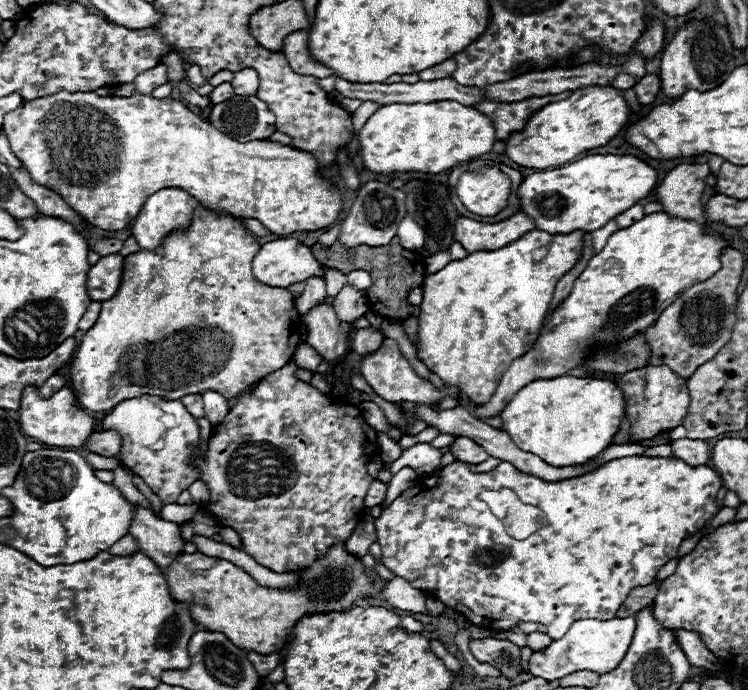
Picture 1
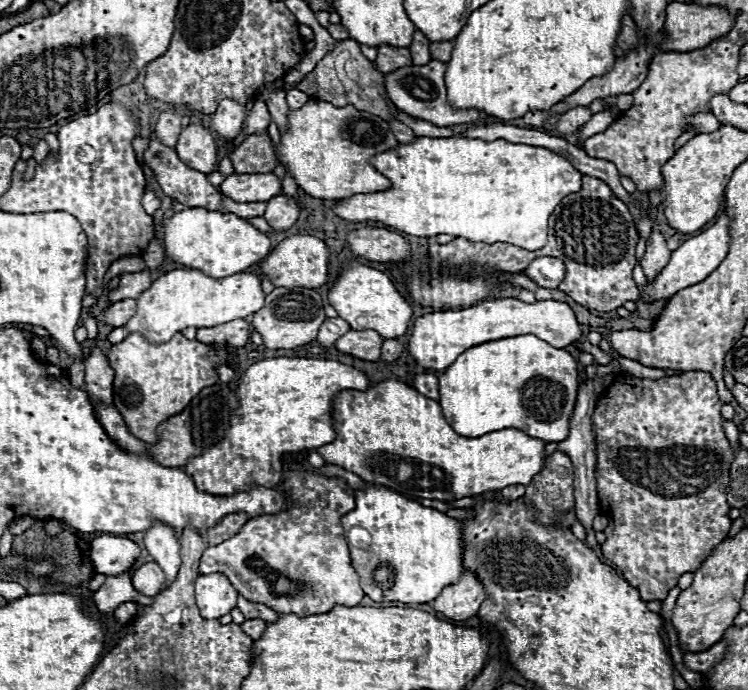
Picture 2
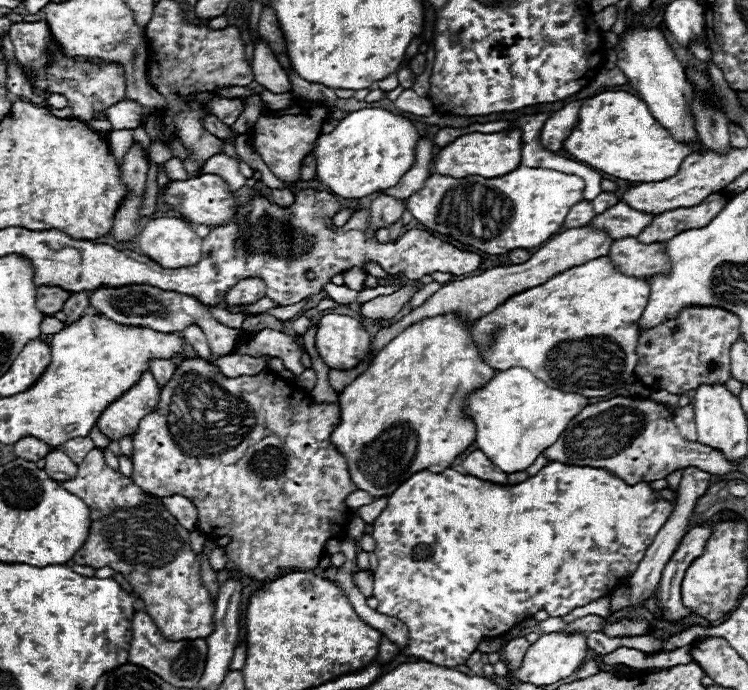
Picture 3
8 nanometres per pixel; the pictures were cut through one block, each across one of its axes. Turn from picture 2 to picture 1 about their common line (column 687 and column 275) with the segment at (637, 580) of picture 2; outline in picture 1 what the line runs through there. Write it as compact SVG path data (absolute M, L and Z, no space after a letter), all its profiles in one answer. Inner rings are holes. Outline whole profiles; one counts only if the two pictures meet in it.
M294 362L286 364L284 368L268 374L262 382L258 382L252 390L244 392L238 402L230 408L230 412L226 414L224 422L218 424L214 428L214 432L208 438L208 450L202 456L200 454L200 444L196 446L196 456L192 456L192 466L198 468L200 476L198 480L206 482L208 490L210 490L210 500L206 502L206 512L212 514L216 520L224 522L228 528L234 528L242 540L242 550L246 550L246 554L250 554L260 566L266 566L272 572L298 572L304 570L306 566L310 566L316 558L320 558L322 554L326 554L326 550L330 550L330 546L336 546L340 542L346 542L350 538L350 534L354 532L356 524L360 520L354 518L362 518L364 516L364 498L368 494L370 484L374 482L366 470L366 464L372 460L372 454L378 452L378 432L366 422L366 418L362 416L360 408L354 404L344 404L344 402L332 402L328 396L324 396L318 388L300 382L294 372L298 366L294 366Z

